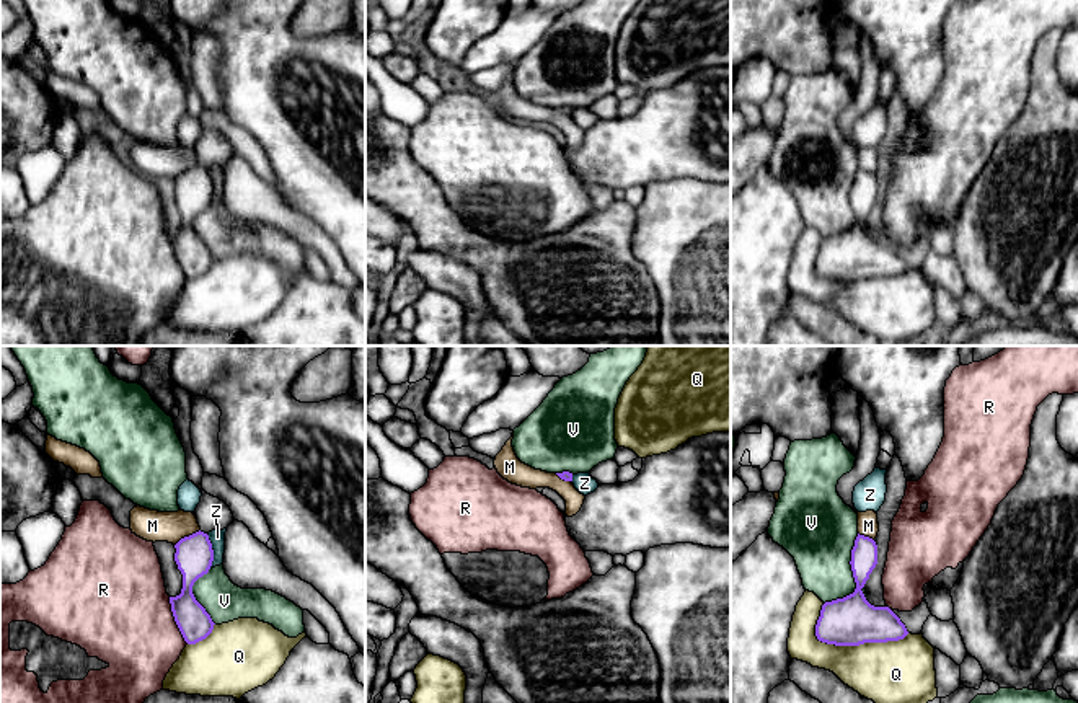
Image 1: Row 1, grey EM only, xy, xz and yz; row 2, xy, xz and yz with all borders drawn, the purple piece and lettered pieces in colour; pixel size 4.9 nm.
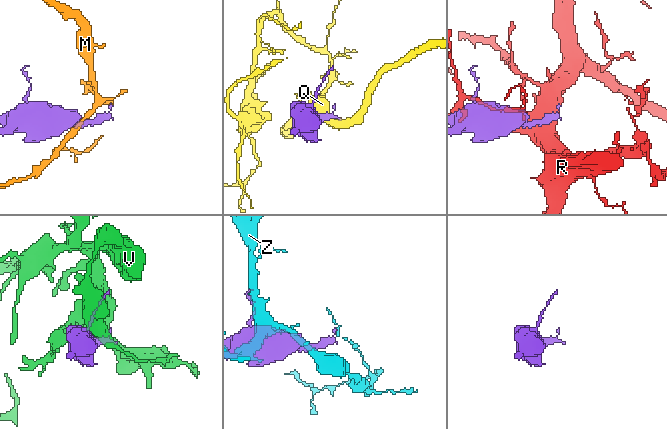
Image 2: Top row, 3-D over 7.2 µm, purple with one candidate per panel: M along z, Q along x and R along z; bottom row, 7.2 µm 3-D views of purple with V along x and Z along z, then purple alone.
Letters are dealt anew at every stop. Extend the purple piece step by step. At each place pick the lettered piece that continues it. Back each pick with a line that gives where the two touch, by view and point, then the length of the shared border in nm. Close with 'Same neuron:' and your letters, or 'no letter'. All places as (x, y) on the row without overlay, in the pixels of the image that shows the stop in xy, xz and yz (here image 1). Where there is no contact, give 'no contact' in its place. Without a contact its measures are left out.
Same neuron: no letter

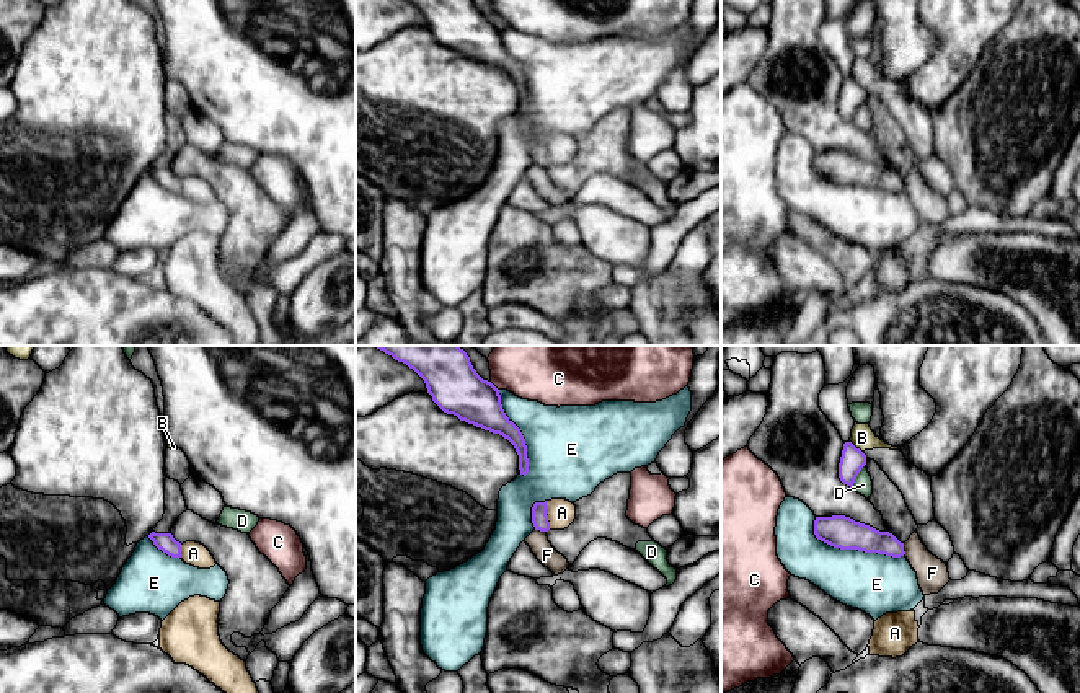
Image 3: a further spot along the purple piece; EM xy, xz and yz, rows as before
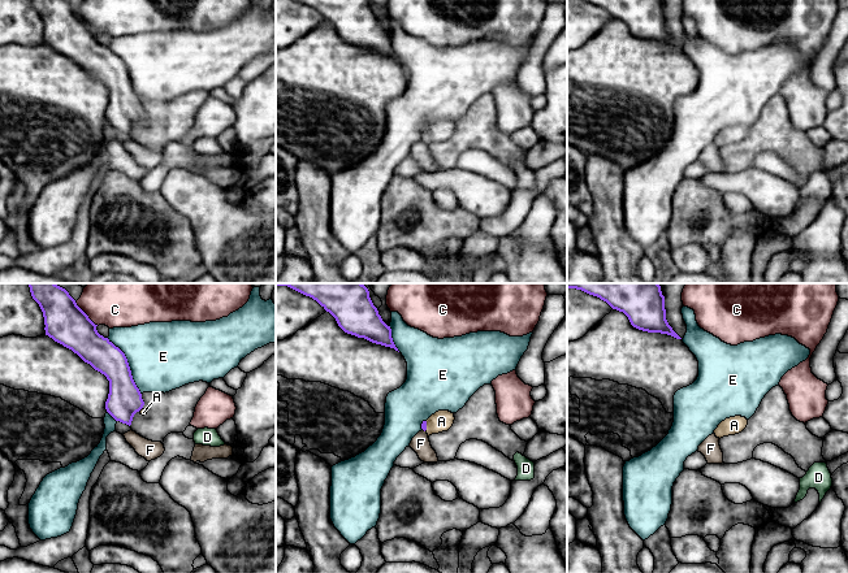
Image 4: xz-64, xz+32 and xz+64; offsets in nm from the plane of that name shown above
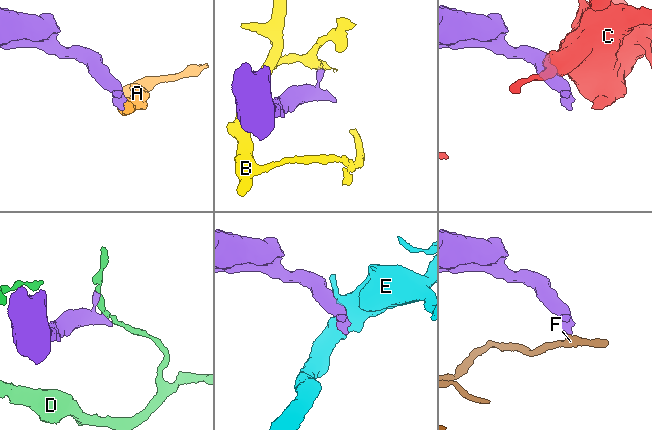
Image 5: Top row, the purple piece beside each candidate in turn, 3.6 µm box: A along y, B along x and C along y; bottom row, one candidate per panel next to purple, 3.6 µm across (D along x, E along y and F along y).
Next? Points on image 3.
A: contact xz (547, 150); length 140 nm
Same neuron: A

